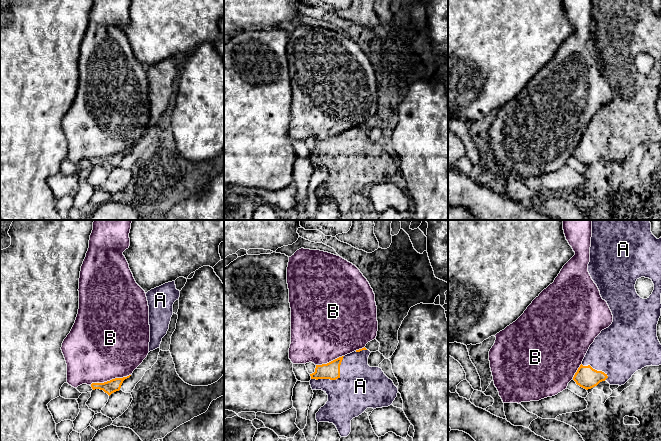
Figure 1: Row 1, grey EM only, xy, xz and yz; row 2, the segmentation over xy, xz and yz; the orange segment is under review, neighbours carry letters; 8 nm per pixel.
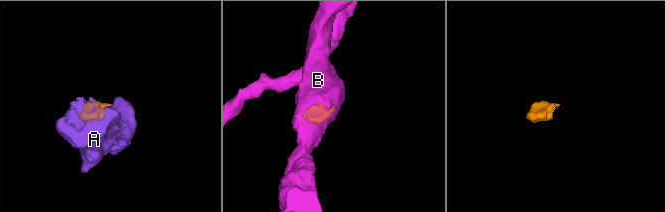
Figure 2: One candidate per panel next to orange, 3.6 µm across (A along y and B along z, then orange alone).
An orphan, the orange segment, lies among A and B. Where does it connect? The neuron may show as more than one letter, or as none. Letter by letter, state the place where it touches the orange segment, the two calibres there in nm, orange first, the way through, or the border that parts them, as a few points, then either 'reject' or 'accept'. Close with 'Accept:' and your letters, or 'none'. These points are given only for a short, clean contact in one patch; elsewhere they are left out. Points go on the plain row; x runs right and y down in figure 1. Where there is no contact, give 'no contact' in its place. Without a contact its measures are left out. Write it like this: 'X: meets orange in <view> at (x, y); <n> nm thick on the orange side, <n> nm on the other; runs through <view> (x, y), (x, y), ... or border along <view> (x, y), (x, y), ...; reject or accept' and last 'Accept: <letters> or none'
A: meets orange in xz at (335, 155); 140 nm thick on the orange side, 360 nm on the other; accept
B: meets orange in xy at (110, 156); 110 nm thick on the orange side, 500 nm on the other; reject
Accept: A

